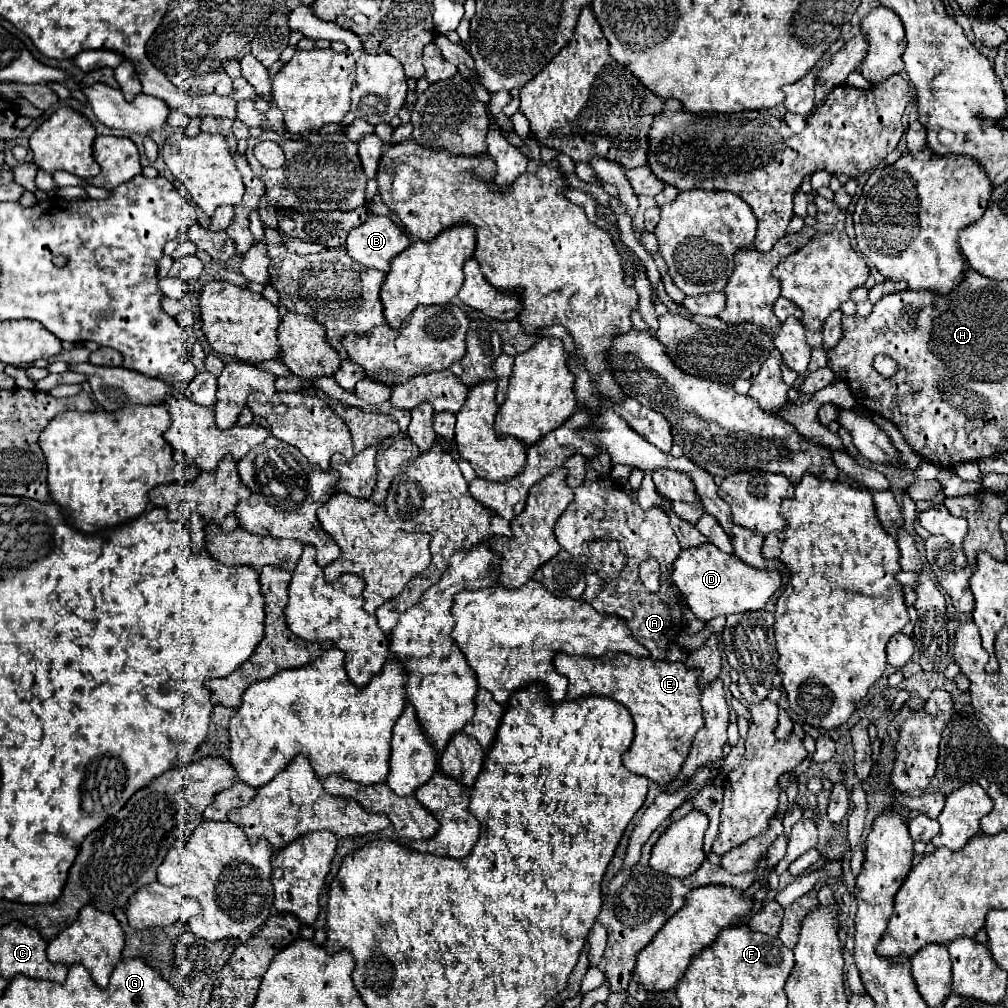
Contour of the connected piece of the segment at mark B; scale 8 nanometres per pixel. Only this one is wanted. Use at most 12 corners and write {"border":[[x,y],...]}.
{"border":[[369,214],[345,248],[365,268],[387,272],[409,244],[393,220]]}

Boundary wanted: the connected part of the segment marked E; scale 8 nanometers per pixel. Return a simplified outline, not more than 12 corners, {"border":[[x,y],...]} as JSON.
{"border":[[555,654],[567,700],[631,712],[629,772],[667,786],[703,726],[683,662]]}

